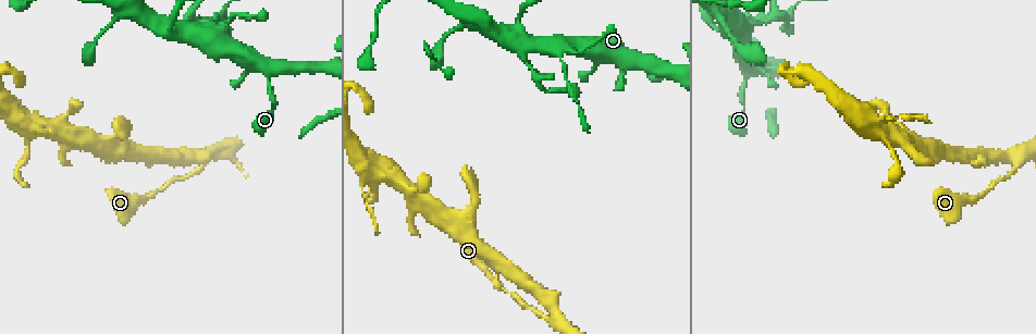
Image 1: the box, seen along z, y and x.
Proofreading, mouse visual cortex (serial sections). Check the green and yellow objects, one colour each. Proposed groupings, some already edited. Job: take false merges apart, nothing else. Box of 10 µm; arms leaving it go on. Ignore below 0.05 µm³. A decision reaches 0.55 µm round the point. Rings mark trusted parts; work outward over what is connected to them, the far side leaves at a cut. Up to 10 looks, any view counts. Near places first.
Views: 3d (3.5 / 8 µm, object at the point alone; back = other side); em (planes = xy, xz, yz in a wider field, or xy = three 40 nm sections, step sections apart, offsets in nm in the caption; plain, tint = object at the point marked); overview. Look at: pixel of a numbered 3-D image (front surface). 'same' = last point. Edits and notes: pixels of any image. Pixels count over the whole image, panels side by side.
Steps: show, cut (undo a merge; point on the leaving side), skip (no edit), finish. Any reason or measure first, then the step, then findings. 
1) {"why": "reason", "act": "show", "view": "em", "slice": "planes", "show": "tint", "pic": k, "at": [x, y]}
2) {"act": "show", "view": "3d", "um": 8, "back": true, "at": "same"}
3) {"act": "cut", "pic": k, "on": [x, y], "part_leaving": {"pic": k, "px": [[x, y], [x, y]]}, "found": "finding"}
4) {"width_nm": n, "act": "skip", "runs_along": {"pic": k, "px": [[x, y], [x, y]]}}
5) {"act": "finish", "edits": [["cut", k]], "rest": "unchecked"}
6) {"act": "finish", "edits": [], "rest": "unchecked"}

{"why": "a fork", "act": "show", "view": "3d", "um": 3.5, "pic": 1, "at": [553, 317]}

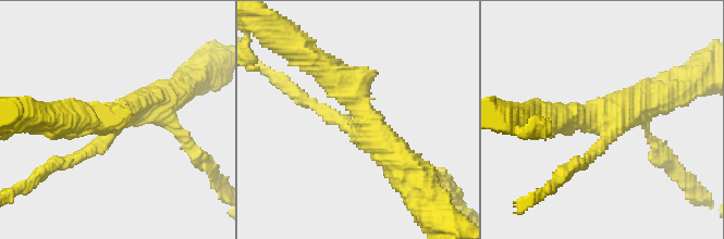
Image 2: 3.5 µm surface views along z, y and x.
{"act": "show", "view": "em", "slice": "planes", "show": "tint", "pic": 2, "at": [356, 128]}

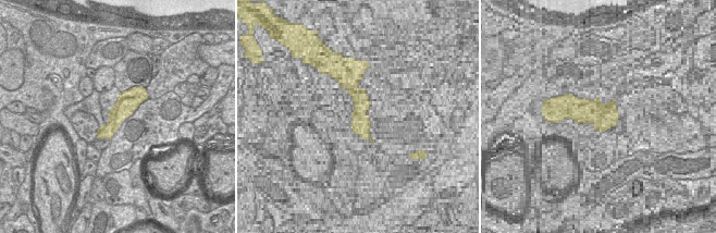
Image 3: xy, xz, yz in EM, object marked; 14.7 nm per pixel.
{"why": "another direction", "act": "show", "view": "em", "slice": "xy", "step": 3, "show": "tint", "at": "same"}

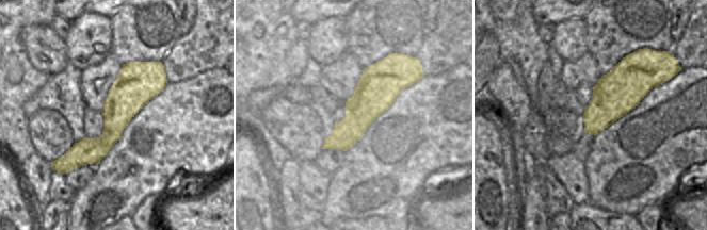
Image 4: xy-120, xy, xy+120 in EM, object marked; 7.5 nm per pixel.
{"arms": 3, "act": "skip", "runs_along": {"pic": 2, "px": [[579, 162], [606, 129], [551, 118]]}, "found": "all the same cell"}

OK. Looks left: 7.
{"act": "show", "view": "3d", "um": 3.5, "pic": 1, "at": [376, 178]}

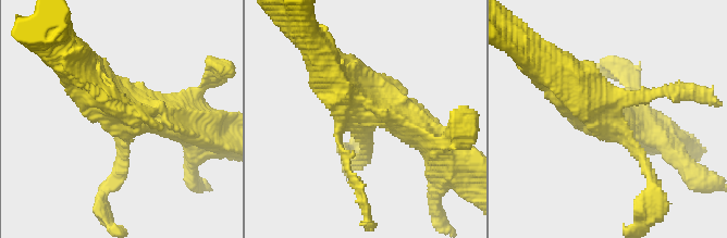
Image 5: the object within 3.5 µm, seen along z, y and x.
{"act": "show", "view": "em", "slice": "planes", "show": "tint", "pic": 5, "at": [369, 117]}

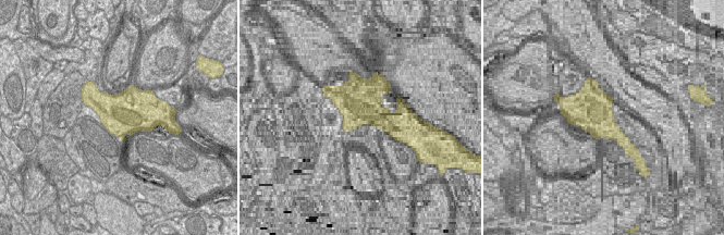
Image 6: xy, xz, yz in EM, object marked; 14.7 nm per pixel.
{"why": "cut it another way", "act": "show", "view": "em", "slice": "xy", "step": 1, "show": "tint", "at": "same"}

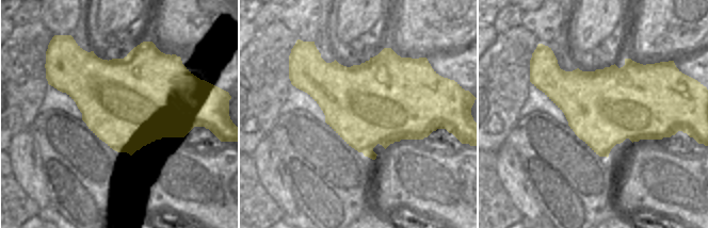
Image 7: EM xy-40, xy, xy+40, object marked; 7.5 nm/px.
{"act": "skip", "runs_along": {"pic": 5, "px": [[431, 140], [344, 94], [324, 69]]}, "found": "all the same cell"}

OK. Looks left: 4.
{"why": "four or more arms meet", "act": "show", "view": "3d", "um": 3.5, "pic": 1, "at": [268, 69]}

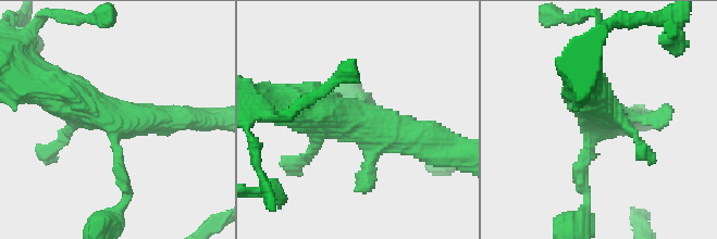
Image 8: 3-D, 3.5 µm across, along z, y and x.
{"act": "show", "view": "em", "slice": "planes", "show": "tint", "pic": 8, "at": [596, 124]}

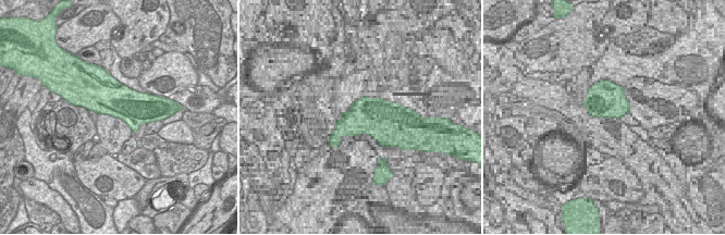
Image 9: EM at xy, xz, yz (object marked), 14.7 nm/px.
{"act": "skip", "found": "one cell here"}

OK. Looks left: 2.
{"act": "finish", "edits": [], "rest": "unchecked"}

